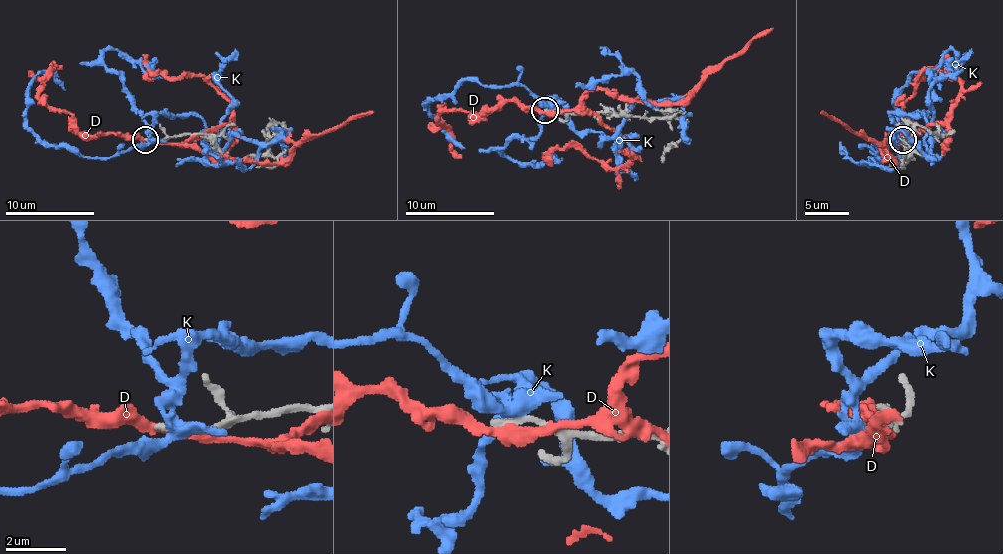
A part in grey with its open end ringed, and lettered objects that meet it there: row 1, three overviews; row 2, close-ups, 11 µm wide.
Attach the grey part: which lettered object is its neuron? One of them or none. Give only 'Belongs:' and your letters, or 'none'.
Belongs: none

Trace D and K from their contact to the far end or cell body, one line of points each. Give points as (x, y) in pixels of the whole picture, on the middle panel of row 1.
D: (550, 112), (573, 110), (595, 90), (635, 101), (679, 103), (772, 28)
K: (553, 107), (559, 101), (579, 132), (604, 136), (635, 101), (657, 103), (635, 74), (575, 87)

